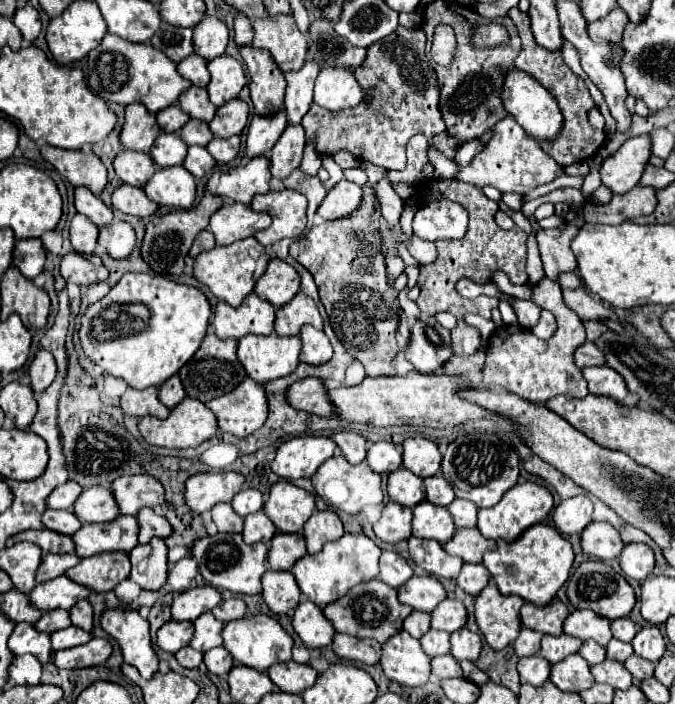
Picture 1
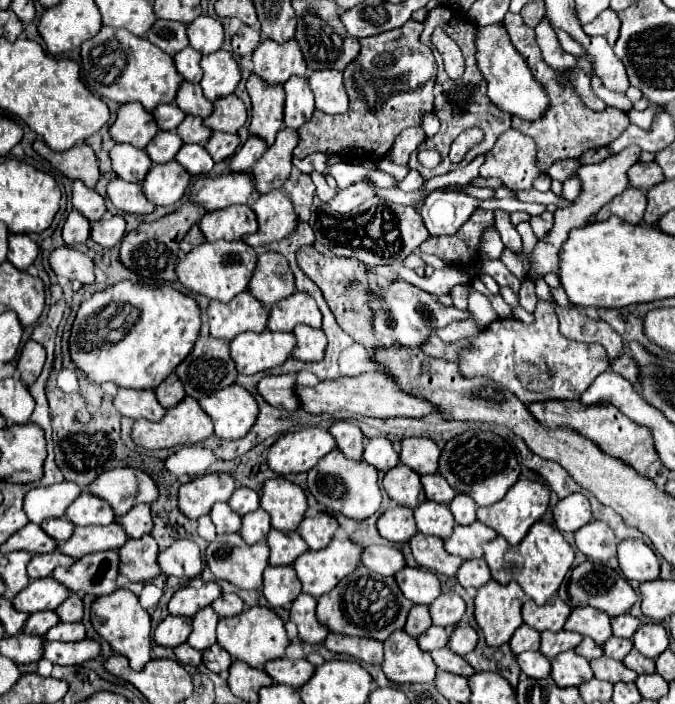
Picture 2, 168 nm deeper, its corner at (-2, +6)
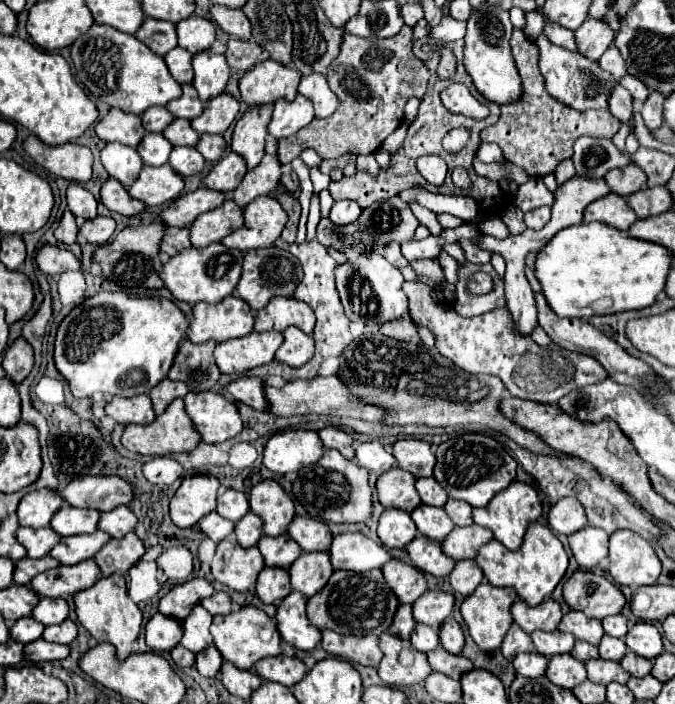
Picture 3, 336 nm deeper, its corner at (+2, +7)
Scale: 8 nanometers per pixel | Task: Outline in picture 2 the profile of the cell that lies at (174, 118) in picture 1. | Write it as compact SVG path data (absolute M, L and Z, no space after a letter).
M174 103L156 107L156 111L154 111L152 115L154 115L160 131L174 131L174 129L182 123L182 119L186 117L186 115L180 111L180 107L176 107Z

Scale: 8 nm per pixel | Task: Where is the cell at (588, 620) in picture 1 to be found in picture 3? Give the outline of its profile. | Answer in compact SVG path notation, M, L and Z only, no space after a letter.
M574 610L564 614L558 630L560 632L570 632L576 640L586 640L594 646L598 646L602 636L604 636L604 628L602 628L600 620L590 618L584 612L574 612Z

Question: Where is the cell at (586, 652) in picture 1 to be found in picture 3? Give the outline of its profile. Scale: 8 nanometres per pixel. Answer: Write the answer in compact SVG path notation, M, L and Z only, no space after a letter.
M576 642L574 650L572 650L570 654L572 654L574 658L586 662L586 660L590 660L590 658L598 658L598 648L592 646L592 644L588 644L588 642Z

